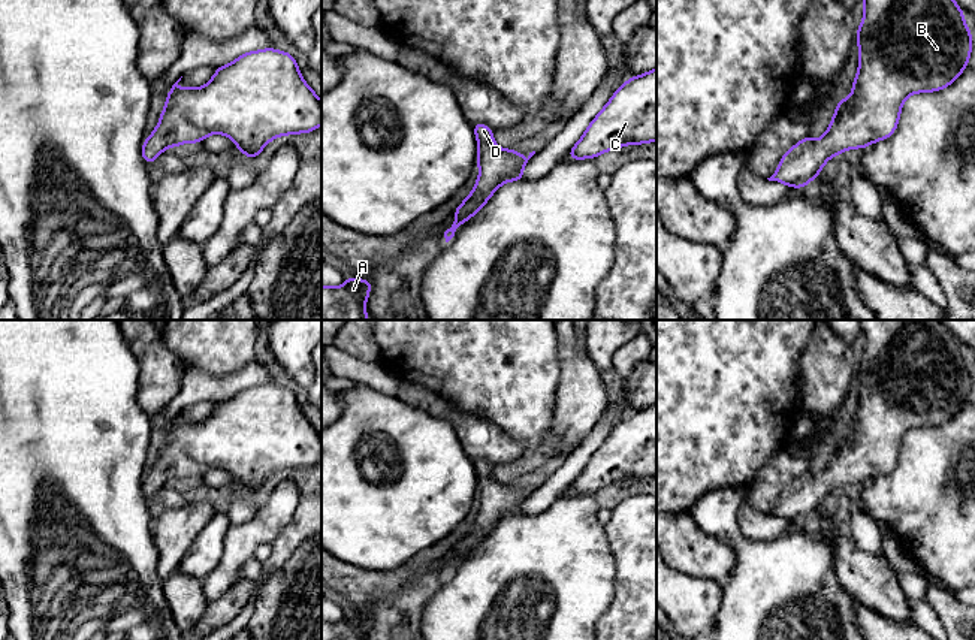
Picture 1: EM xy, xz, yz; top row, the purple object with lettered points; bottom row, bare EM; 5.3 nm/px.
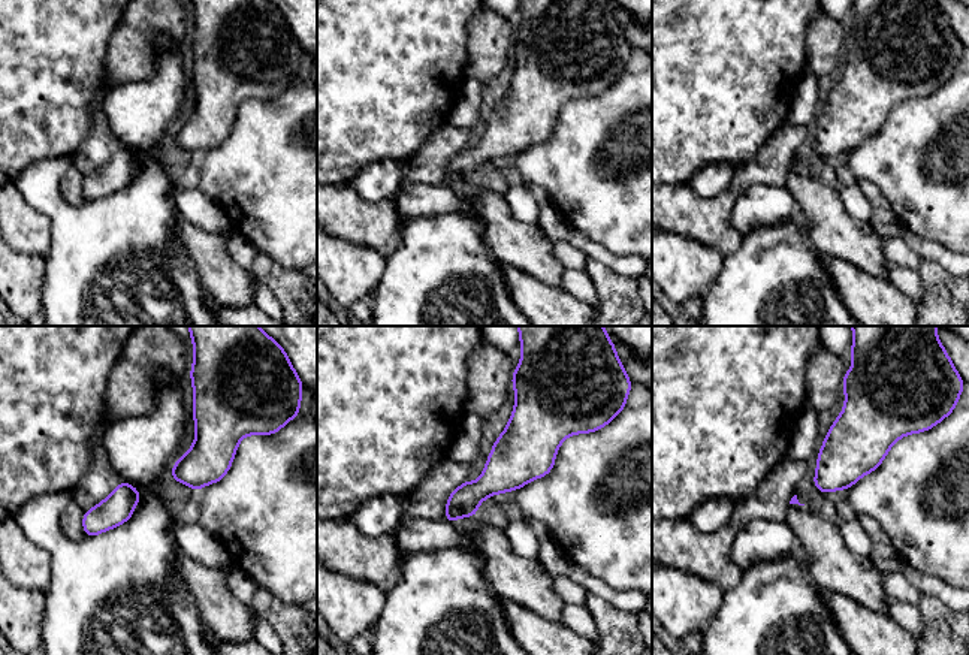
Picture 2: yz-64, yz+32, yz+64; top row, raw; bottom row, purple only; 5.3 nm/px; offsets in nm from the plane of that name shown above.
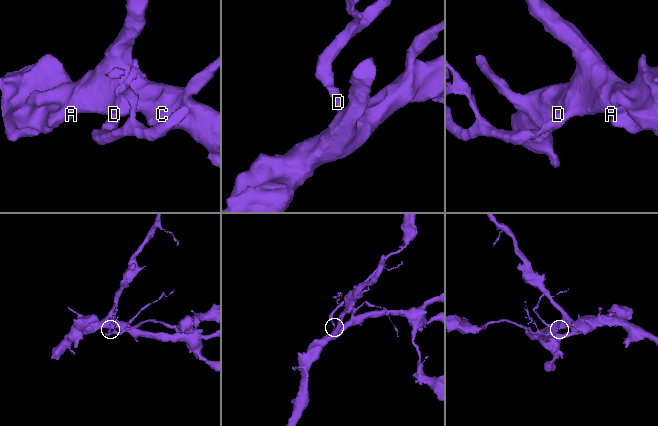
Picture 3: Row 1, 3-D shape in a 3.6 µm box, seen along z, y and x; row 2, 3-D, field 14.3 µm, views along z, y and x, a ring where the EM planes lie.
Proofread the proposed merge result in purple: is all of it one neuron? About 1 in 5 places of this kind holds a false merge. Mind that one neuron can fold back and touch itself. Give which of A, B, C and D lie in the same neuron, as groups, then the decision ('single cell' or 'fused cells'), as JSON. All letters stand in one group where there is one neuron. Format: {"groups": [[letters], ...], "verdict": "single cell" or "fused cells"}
{"groups": [["A", "B", "C", "D"]], "verdict": "single cell"}

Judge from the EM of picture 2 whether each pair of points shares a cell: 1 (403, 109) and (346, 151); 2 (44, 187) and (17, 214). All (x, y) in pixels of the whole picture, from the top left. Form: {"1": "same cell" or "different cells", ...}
{"1": "same cell", "2": "different cells"}

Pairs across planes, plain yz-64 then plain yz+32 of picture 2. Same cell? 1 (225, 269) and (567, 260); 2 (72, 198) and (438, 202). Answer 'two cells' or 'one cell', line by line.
1: two cells
2: one cell

